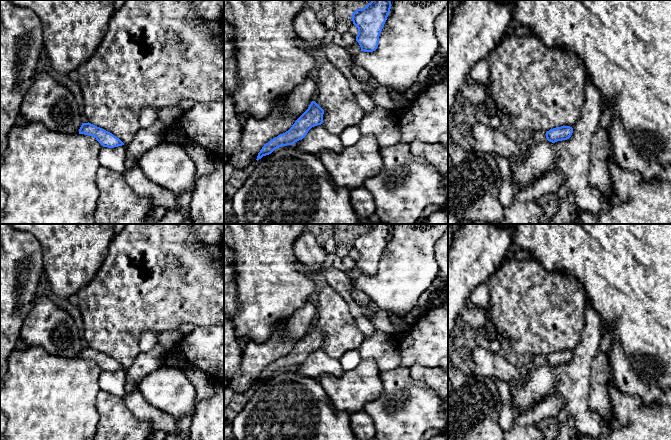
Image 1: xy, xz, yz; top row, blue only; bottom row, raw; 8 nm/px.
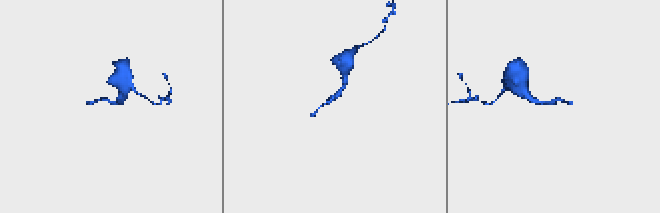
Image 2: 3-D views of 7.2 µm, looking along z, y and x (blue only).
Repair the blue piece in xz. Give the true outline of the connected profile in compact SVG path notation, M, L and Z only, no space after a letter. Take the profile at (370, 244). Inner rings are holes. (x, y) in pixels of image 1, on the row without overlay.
M372 224L362 233L351 239L353 248L358 252L356 265L361 275L373 276L379 269L379 260L391 233L390 224Z

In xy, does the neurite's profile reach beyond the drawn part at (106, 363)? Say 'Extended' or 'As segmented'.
As segmented

